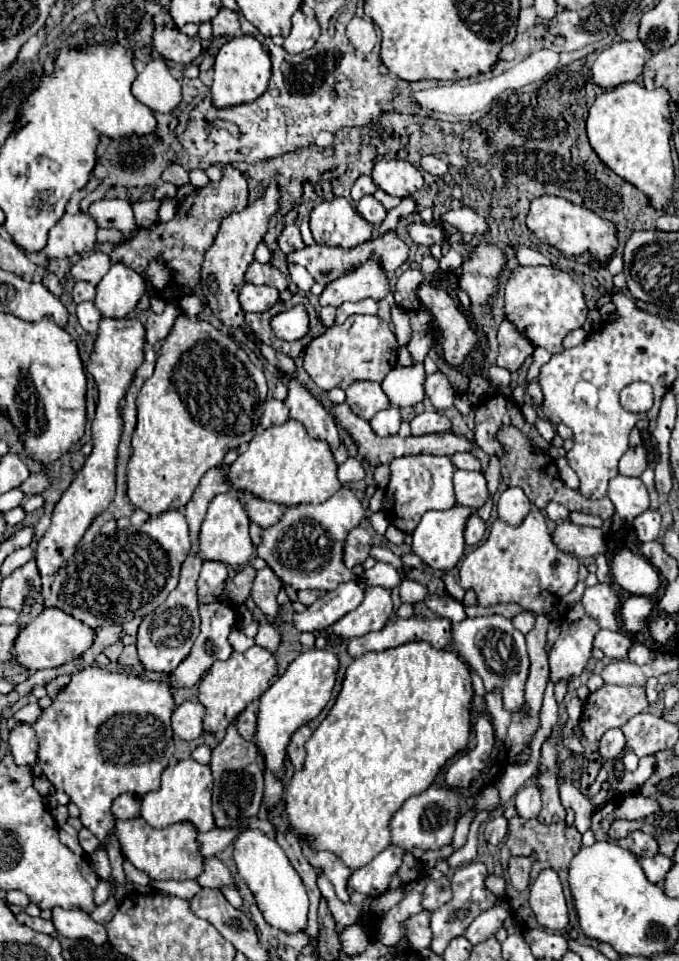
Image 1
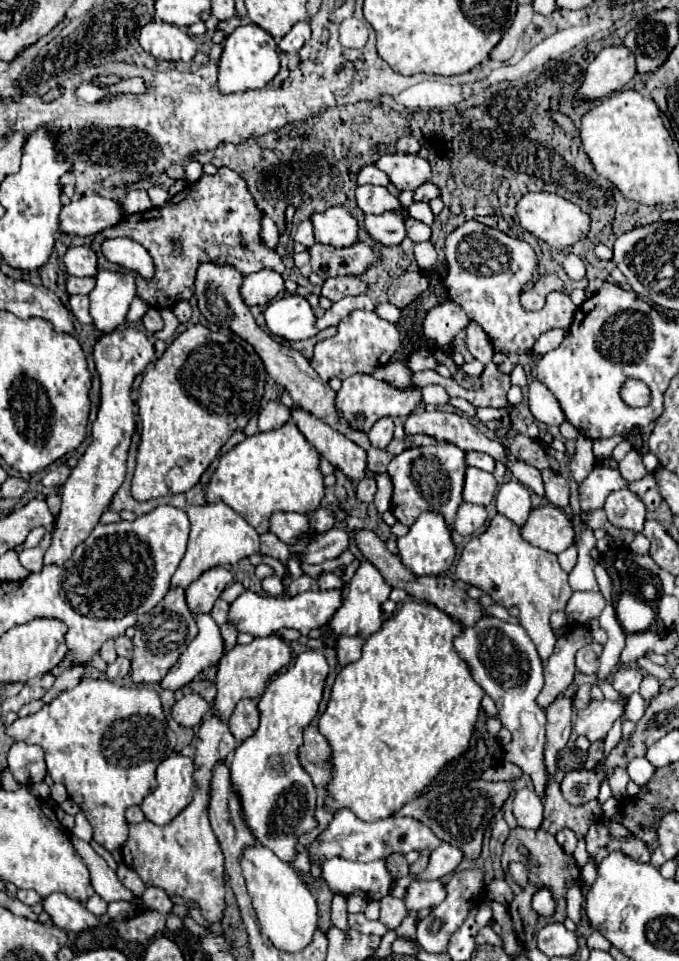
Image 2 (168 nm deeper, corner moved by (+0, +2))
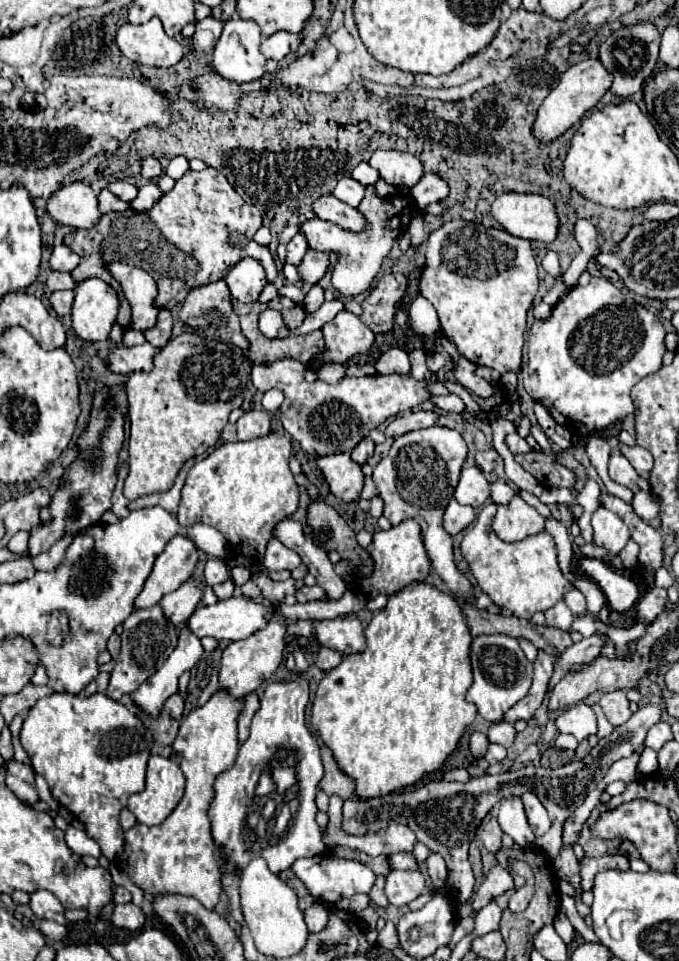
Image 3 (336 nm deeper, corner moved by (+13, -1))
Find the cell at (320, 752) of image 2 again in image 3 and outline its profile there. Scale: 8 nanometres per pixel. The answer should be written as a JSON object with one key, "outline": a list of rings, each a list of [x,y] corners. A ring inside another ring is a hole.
{"outline":[[[321,745],[321,753],[323,753],[323,765],[325,765],[325,775],[323,775],[323,779],[321,779],[321,789],[323,789],[327,795],[337,793],[341,799],[351,797],[353,791],[355,791],[355,781],[351,781],[351,777],[347,777],[347,775],[339,769],[339,765],[337,765],[333,753],[329,751],[329,747]]]}

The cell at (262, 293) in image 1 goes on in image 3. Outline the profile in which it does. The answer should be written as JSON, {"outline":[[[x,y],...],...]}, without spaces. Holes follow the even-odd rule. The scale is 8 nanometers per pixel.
{"outline":[[[245,257],[243,261],[231,267],[231,271],[225,277],[225,283],[235,299],[243,303],[251,303],[251,301],[257,301],[259,293],[267,285],[267,277],[259,261]]]}

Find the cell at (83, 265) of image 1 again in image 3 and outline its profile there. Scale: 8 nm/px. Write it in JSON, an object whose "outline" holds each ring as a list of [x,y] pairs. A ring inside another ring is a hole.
{"outline":[[[57,245],[51,253],[51,269],[55,271],[67,271],[71,273],[79,265],[79,255],[71,251],[67,245]]]}

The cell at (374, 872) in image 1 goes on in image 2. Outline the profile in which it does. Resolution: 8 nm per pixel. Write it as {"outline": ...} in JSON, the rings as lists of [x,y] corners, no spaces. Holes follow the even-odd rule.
{"outline":[[[344,858],[324,860],[322,878],[328,882],[332,892],[342,896],[358,894],[364,900],[380,900],[392,886],[392,876],[384,858],[368,864],[350,862]]]}

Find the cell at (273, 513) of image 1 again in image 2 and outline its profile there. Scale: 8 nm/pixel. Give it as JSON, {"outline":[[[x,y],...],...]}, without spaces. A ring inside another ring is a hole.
{"outline":[[[276,512],[270,518],[270,532],[274,532],[282,542],[296,542],[308,536],[306,514],[296,512]]]}

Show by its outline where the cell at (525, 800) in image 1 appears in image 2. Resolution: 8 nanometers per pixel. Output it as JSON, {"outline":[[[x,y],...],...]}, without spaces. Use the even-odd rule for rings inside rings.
{"outline":[[[530,788],[518,790],[514,796],[514,816],[518,820],[518,826],[536,830],[542,824],[542,800],[540,800],[540,796]]]}

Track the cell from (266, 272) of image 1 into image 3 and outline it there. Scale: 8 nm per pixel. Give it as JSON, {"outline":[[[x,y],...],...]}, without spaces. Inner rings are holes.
{"outline":[[[217,169],[187,171],[177,179],[175,187],[161,195],[161,199],[149,211],[127,209],[123,213],[107,213],[99,219],[99,225],[91,229],[77,229],[65,237],[71,249],[81,257],[81,263],[71,271],[71,277],[81,283],[98,277],[119,293],[121,309],[117,323],[123,329],[131,327],[131,305],[127,303],[119,283],[103,269],[103,263],[123,261],[145,269],[159,285],[157,307],[171,309],[181,303],[189,289],[223,279],[227,271],[243,257],[255,257],[261,261],[267,273],[267,281],[273,283],[277,269],[273,255],[267,247],[253,241],[253,233],[261,227],[261,213],[255,205],[245,203],[243,197],[229,185],[227,177]]]}

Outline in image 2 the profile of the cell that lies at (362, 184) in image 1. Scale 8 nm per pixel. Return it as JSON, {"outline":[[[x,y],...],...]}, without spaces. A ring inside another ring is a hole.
{"outline":[[[364,166],[358,174],[358,180],[356,180],[358,186],[364,186],[364,184],[378,184],[378,186],[388,186],[390,180],[384,172],[380,172],[376,166]]]}

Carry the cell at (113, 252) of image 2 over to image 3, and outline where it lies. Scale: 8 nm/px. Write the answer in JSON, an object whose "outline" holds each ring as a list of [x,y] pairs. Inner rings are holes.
{"outline":[[[111,263],[107,267],[111,269],[113,279],[121,283],[125,298],[133,309],[131,327],[139,331],[151,329],[159,313],[159,309],[155,307],[155,297],[158,294],[155,279],[147,271],[139,267],[131,267],[127,263]]]}

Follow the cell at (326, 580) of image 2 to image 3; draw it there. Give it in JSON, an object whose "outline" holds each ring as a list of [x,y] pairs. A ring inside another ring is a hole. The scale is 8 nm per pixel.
{"outline":[[[315,585],[315,587],[301,587],[301,589],[295,593],[295,599],[297,599],[299,603],[319,601],[319,599],[323,599],[323,597],[325,597],[325,591],[323,591],[319,585]]]}

